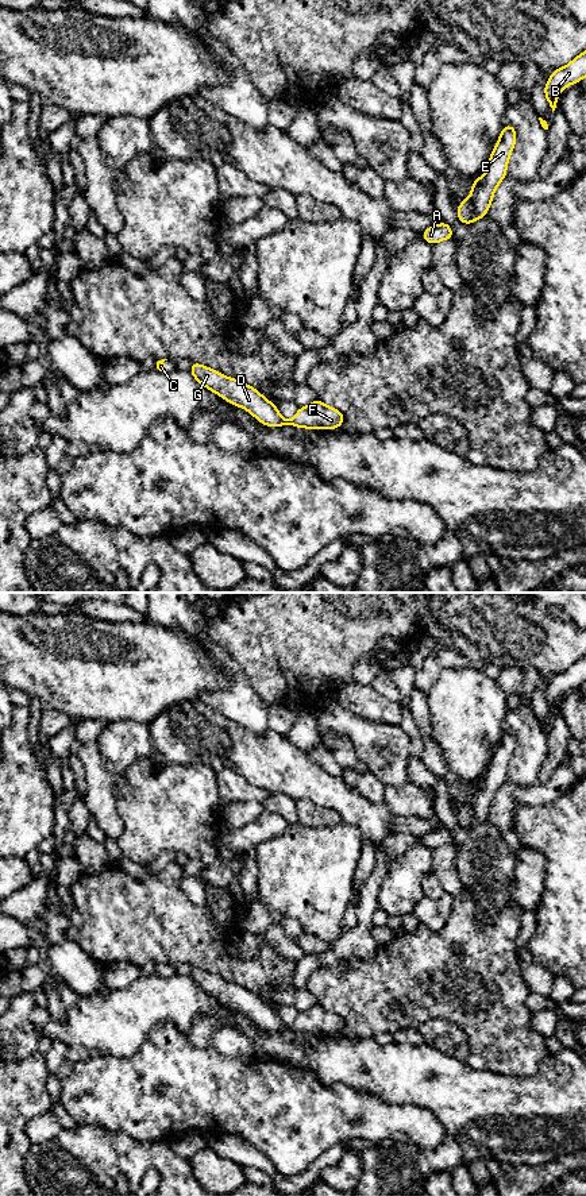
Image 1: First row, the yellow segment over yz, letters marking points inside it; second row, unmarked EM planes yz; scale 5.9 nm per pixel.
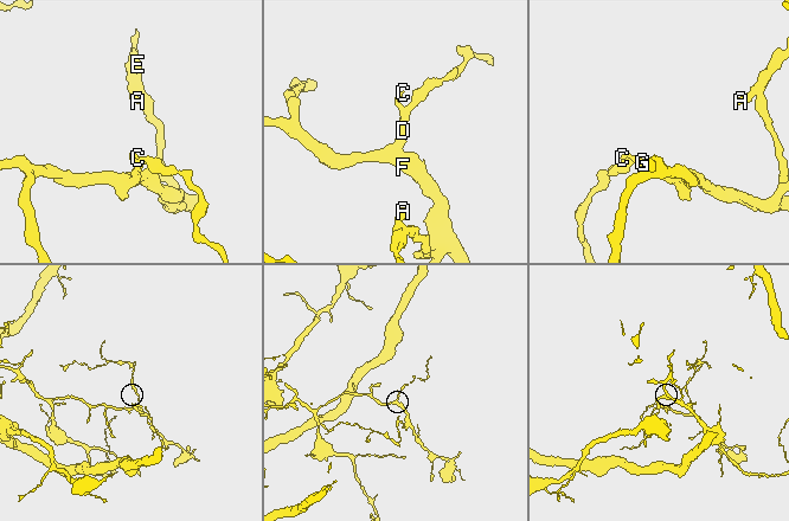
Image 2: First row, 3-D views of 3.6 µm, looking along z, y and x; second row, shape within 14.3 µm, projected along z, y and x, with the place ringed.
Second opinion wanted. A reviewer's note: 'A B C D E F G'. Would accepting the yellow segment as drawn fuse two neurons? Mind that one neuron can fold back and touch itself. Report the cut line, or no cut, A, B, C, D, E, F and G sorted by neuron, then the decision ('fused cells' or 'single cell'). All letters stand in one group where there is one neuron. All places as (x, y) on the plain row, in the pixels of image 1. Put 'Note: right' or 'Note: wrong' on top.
Note: wrong
yz (482, 784), (473, 801), (473, 821), (470, 826) | A B / C D E F G | fused cells

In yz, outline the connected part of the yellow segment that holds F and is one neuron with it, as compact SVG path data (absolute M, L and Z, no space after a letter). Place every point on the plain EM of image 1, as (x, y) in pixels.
M192 967L190 977L208 995L248 1015L259 1027L267 1031L292 1030L308 1034L338 1034L344 1026L343 1018L324 1010L319 1003L300 1012L296 1021L288 1026L279 1019L277 1010L266 1004L257 994L196 967Z

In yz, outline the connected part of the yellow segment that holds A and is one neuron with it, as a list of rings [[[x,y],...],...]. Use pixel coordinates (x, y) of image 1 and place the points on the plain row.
[[[442,826],[437,830],[432,829],[428,834],[425,834],[421,838],[421,841],[425,846],[428,846],[431,849],[436,849],[442,845],[452,844],[454,838],[452,838],[451,832],[446,826]]]

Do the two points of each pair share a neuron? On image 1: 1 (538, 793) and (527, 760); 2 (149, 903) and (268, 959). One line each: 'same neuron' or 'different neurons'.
1: different neurons
2: same neuron

